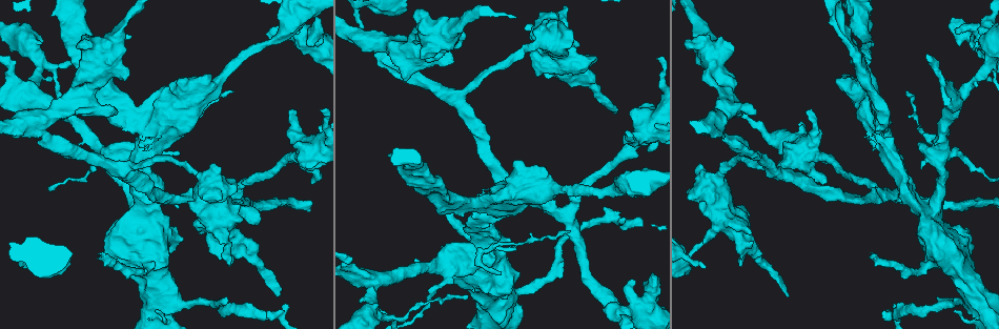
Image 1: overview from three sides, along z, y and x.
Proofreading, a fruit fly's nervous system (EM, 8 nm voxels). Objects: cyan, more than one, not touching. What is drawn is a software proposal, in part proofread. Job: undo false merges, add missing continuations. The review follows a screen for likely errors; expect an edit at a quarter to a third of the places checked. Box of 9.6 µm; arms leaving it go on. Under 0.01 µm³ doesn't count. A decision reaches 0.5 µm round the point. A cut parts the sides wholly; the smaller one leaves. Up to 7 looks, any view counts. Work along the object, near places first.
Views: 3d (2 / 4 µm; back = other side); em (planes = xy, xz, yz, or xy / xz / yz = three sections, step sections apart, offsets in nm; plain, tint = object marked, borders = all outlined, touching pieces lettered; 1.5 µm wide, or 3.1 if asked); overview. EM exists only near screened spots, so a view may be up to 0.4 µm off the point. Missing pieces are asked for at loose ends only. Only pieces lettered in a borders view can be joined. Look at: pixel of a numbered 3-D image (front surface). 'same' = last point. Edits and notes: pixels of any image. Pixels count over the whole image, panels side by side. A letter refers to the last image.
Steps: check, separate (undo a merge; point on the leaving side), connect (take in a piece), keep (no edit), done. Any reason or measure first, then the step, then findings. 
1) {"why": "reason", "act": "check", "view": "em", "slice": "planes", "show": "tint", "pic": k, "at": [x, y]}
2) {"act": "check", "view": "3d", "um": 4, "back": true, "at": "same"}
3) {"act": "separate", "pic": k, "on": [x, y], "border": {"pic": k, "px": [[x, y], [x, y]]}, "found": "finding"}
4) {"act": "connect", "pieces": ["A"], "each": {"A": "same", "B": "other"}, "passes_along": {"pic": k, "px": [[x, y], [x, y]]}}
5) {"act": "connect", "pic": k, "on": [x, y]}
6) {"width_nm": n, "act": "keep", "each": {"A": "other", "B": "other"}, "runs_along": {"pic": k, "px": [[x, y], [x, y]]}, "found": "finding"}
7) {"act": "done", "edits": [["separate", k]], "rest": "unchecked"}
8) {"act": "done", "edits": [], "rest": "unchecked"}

{"why": "thick turns thin", "act": "check", "view": "em", "slice": "xz", "step": 8, "show": "plain", "pic": 1, "at": [34, 124]}

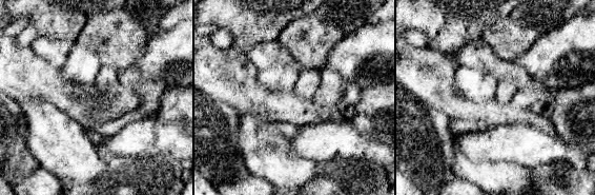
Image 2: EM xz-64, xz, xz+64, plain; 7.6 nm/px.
{"act": "check", "view": "em", "slice": "xz", "step": 8, "show": "tint", "at": "same"}

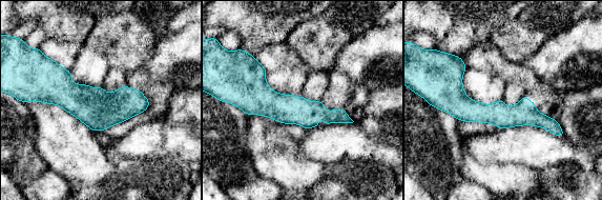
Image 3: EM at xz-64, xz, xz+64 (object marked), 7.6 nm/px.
{"act": "check", "view": "em", "slice": "xz", "step": 8, "show": "borders", "at": "same"}

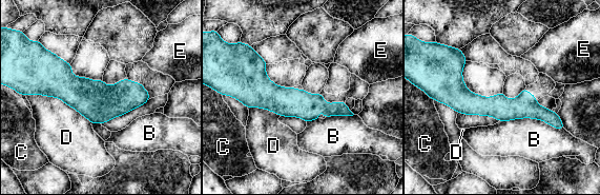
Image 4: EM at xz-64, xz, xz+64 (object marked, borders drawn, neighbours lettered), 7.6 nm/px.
{"width_nm": 300, "act": "keep", "each": {"B": "other", "C": "other", "D": "other", "E": "other"}, "found": "one neuron here"}

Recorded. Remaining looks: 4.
{"why": "tapers out", "act": "check", "view": "em", "slice": "xy", "step": 4, "show": "tint", "pic": 1, "at": [363, 27]}

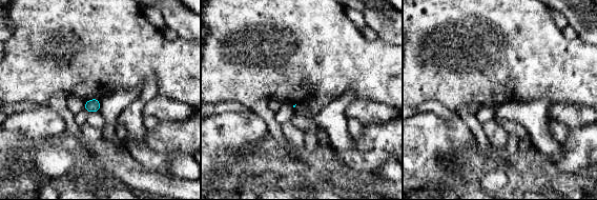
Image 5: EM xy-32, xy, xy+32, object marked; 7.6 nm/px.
{"act": "check", "view": "em", "slice": "planes", "show": "borders", "at": "same"}

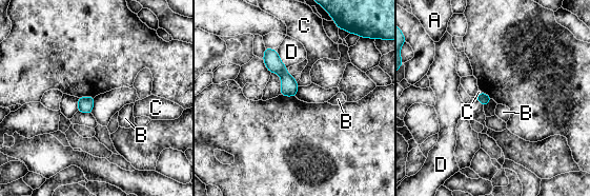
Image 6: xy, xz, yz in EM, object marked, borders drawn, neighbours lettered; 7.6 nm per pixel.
{"longest_contact_nm": ["D", 160], "act": "keep", "each": {"A": "other", "B": "other", "C": "other", "D": "other"}, "border": {"pic": 6, "px": [[297, 82], [299, 85]]}, "found": "no lettered piece goes on from it"}

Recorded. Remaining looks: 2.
{"why": "branch stops here", "act": "check", "view": "em", "slice": "planes", "show": "borders", "pic": 1, "at": [869, 255]}

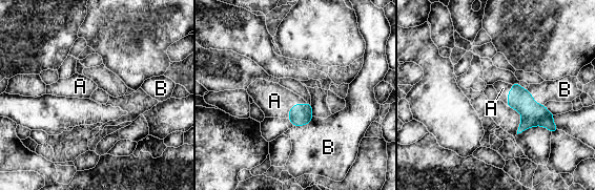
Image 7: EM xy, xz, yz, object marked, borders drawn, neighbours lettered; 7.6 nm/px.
{"width_nm": 160, "longest_contact_nm": ["A", 200], "act": "connect", "pieces": ["A"], "each": {"A": "same", "B": "other"}, "found": "the neuron continues"}

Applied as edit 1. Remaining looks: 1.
{"act": "done", "edits": [["connect", 7]], "rest": "unchecked"}

